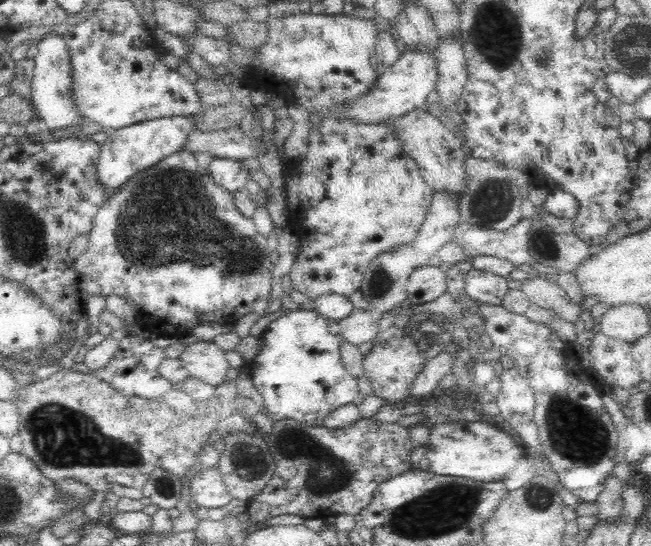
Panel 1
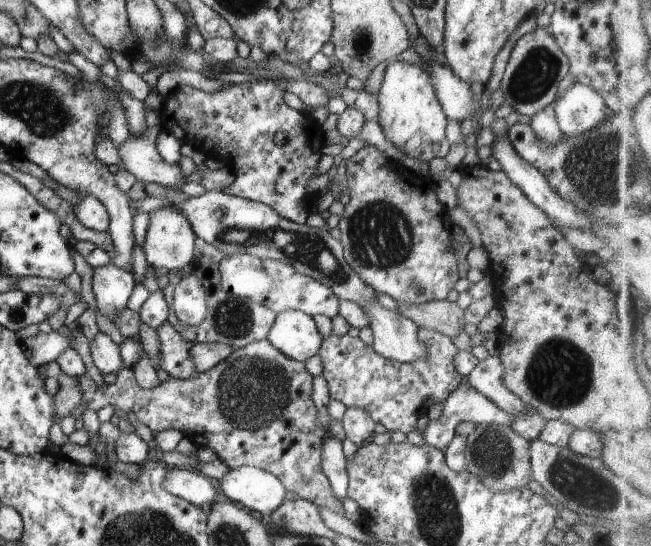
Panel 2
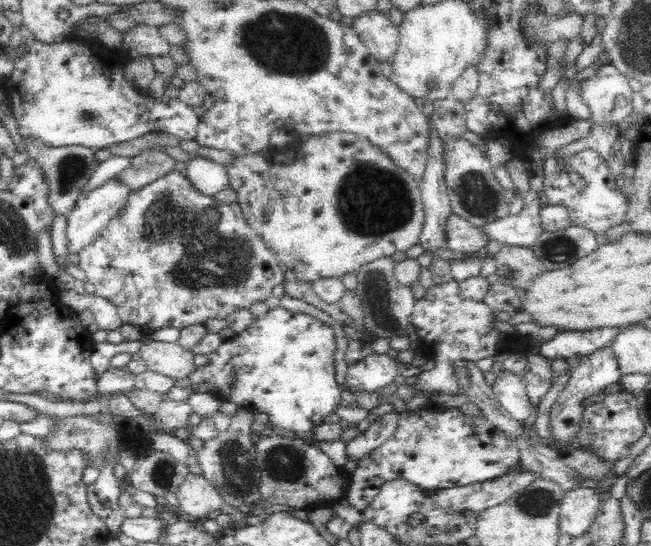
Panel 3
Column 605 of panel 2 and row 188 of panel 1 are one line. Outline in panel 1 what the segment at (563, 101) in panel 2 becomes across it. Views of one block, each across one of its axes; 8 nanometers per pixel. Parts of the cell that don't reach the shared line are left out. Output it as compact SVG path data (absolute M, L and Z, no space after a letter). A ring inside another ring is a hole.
M176 116L148 120L124 129L108 131L100 137L101 152L97 171L105 198L110 198L116 190L120 190L120 186L128 182L132 175L182 150L186 146L188 134L196 128L194 117Z

